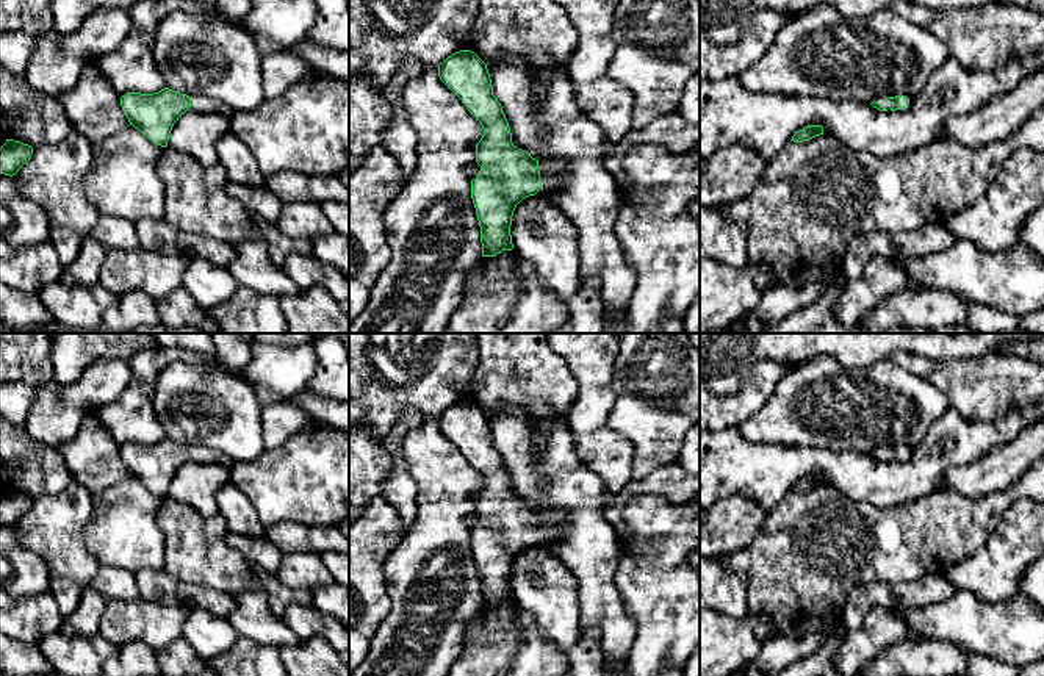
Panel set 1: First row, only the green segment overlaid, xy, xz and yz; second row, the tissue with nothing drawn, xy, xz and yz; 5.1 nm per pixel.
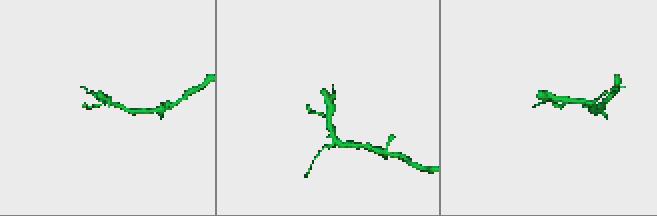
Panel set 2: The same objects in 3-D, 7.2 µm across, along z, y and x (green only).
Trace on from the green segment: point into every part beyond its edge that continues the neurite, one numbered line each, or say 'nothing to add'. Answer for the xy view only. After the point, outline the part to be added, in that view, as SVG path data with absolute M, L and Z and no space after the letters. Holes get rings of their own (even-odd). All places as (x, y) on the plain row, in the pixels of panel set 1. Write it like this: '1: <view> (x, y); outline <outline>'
1: xy (202, 454); outline M200 444L189 446L189 449L191 449L191 458L194 462L208 463L208 462L224 460L230 468L233 466L233 463L229 458L222 457L214 449L210 449Z

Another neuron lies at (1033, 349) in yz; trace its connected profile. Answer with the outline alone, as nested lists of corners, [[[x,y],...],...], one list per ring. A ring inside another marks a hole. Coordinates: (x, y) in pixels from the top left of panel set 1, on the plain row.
[[[1036,338],[1033,341],[1010,341],[992,351],[1000,355],[1017,355],[1044,365],[1044,338]]]

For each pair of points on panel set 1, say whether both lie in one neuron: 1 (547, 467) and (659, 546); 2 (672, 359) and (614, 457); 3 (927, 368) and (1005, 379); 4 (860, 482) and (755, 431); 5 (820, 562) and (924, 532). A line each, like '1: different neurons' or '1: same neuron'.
1: different neurons
2: different neurons
3: same neuron
4: different neurons
5: same neuron

